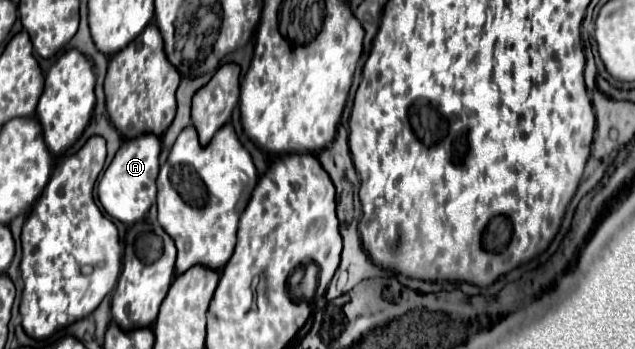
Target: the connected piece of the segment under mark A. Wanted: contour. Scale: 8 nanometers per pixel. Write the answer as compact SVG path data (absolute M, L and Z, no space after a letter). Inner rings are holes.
M142 135L130 141L124 141L118 149L114 161L104 171L100 185L98 185L98 197L104 205L106 213L124 225L134 225L140 219L146 217L148 209L156 201L156 179L160 171L160 139L156 135Z

